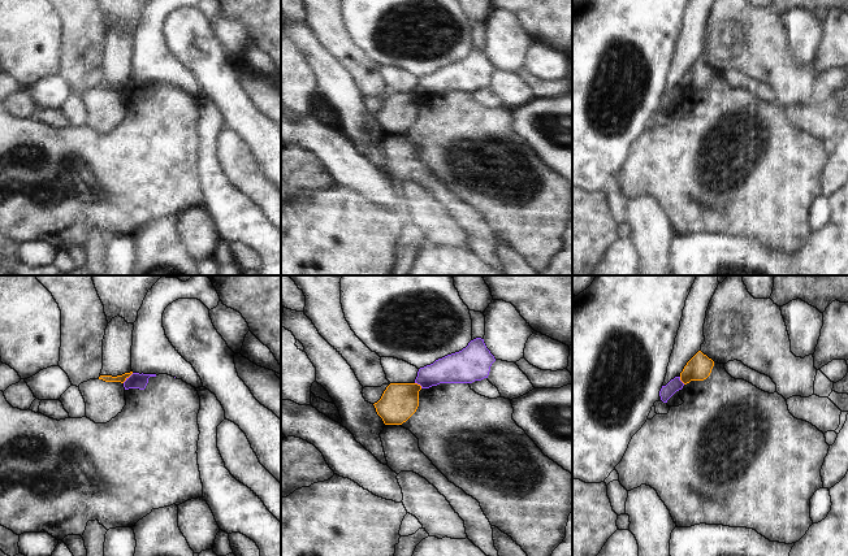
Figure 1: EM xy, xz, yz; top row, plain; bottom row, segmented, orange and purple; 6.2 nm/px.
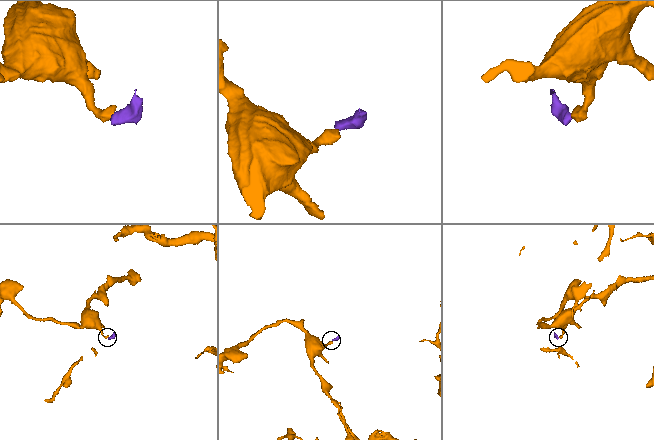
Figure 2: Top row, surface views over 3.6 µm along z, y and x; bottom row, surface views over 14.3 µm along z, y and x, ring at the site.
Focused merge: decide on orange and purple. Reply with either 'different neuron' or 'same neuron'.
different neuron

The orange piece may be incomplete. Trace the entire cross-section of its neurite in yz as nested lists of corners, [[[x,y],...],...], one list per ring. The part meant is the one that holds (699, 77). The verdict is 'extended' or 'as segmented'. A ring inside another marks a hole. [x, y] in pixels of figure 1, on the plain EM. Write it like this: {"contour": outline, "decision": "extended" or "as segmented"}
{"contour": [[[698,60],[684,75],[680,90],[684,94],[691,90],[704,90],[710,84],[713,75],[714,70]]], "decision": "as segmented"}

